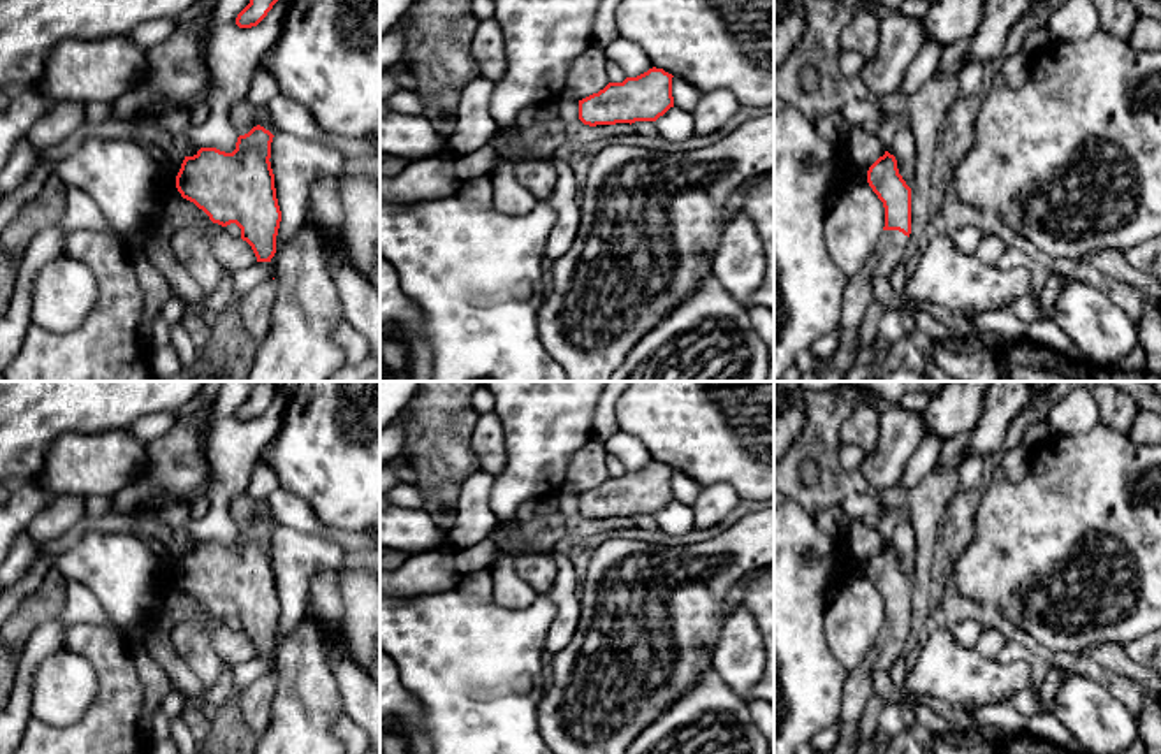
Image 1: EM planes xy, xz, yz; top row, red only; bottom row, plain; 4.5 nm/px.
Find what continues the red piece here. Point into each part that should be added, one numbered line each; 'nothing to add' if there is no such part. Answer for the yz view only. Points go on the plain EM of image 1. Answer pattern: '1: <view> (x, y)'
1: yz (890, 640)

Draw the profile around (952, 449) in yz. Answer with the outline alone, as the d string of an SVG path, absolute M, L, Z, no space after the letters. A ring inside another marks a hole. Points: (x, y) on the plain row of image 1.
M973 429L946 439L943 443L943 448L939 452L934 469L943 468L950 462L957 462L960 459L962 452L966 450L971 436L973 436Z

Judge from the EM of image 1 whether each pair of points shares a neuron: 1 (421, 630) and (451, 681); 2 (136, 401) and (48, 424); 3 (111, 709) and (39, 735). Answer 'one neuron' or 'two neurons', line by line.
1: one neuron
2: one neuron
3: one neuron

